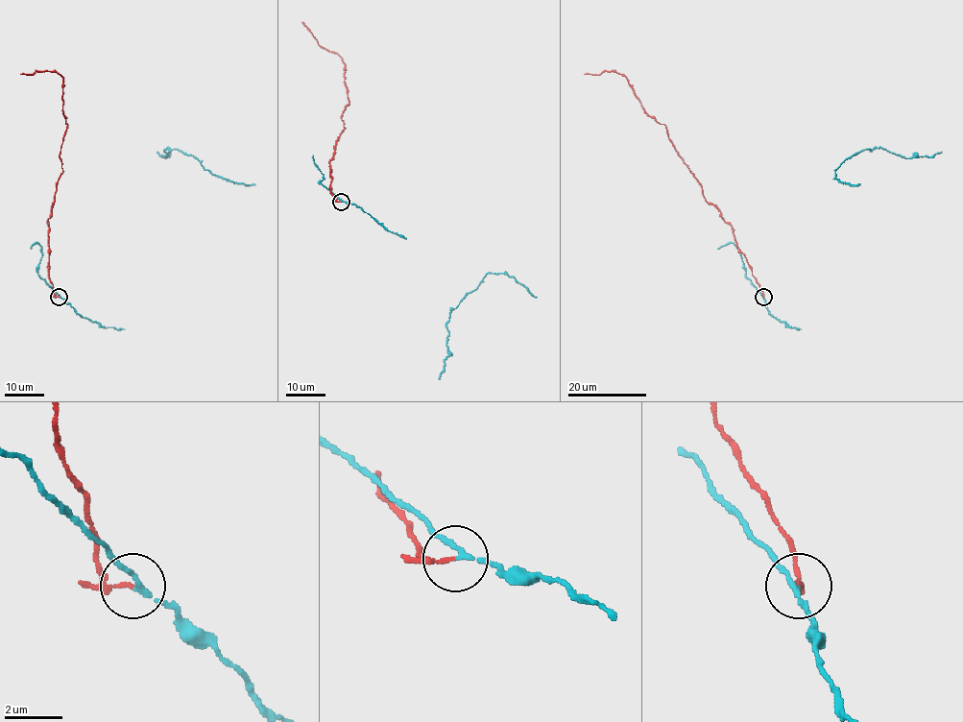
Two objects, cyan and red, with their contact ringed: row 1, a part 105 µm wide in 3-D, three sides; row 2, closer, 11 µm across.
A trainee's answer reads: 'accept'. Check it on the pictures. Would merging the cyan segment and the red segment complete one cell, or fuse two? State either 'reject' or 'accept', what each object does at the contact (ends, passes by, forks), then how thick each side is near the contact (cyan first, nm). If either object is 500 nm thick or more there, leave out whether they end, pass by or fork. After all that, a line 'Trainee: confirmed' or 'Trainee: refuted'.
reject; cyan passes by; red passes by; calibres 140 and 90 nm
Trainee: refuted

